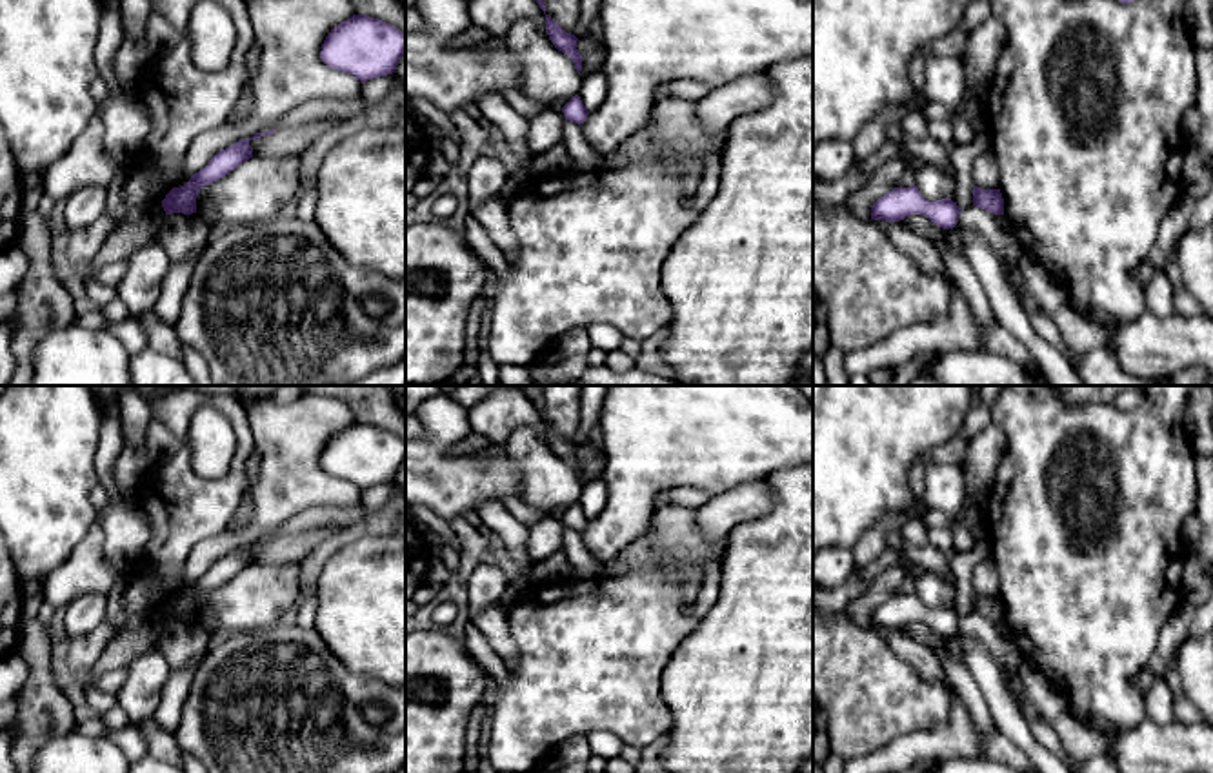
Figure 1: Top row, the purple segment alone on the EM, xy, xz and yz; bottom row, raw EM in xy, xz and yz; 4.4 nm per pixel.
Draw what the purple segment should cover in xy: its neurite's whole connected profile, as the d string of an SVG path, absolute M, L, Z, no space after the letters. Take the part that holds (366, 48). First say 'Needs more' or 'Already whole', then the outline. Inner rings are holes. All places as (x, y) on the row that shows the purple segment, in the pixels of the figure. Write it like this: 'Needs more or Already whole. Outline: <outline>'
Already whole. Outline: M353 15L331 29L320 58L364 84L393 75L404 53L406 35L400 29L367 15Z

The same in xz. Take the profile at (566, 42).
Already whole. Outline: M546 15L546 31L547 31L549 40L553 42L553 45L573 60L575 69L580 75L580 71L582 71L582 55L576 49L576 40L578 38L571 33L566 33L549 15Z

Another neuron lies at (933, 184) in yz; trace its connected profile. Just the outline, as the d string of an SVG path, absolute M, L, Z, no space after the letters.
M935 166L920 167L917 171L915 186L918 187L920 195L929 202L949 198L953 193L953 182L942 167Z

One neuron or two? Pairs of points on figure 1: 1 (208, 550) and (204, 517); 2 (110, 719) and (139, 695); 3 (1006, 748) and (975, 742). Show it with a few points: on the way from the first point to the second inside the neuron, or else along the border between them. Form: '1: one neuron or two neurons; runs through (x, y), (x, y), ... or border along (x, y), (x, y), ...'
1: two neurons; border along (224, 530), (202, 539), (190, 552), (182, 575)
2: two neurons; border along (117, 704), (131, 721)
3: one neuron; runs through (999, 748), (982, 746)

